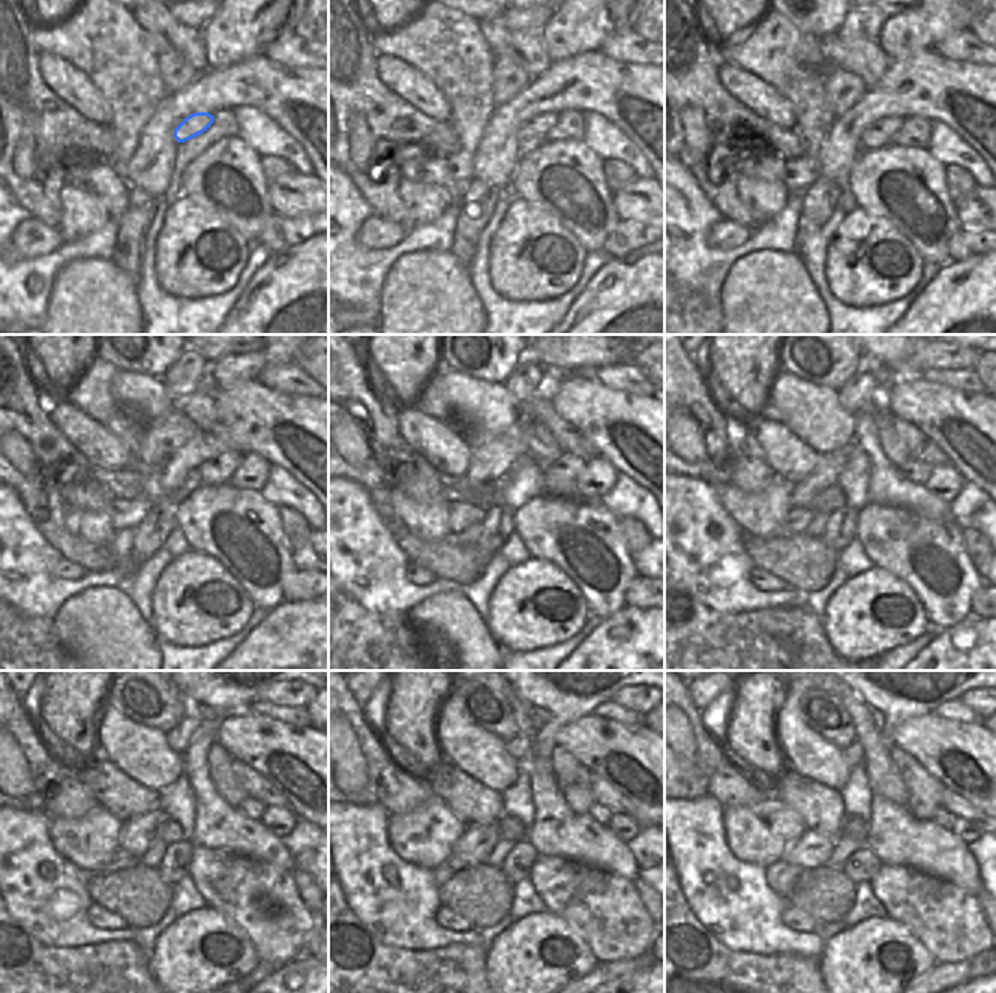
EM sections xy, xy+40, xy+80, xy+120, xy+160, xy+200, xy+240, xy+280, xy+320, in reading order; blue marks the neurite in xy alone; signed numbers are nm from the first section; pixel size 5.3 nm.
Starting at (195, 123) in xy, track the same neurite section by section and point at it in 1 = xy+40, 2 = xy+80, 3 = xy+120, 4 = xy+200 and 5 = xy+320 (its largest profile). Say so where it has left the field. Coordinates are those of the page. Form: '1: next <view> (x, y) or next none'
1: next xy+40 (537, 128)
2: next xy+80 (879, 134)
3: next xy+120 (218, 470)
4: next xy+200 (917, 471)
5: next xy+320 (944, 818)

